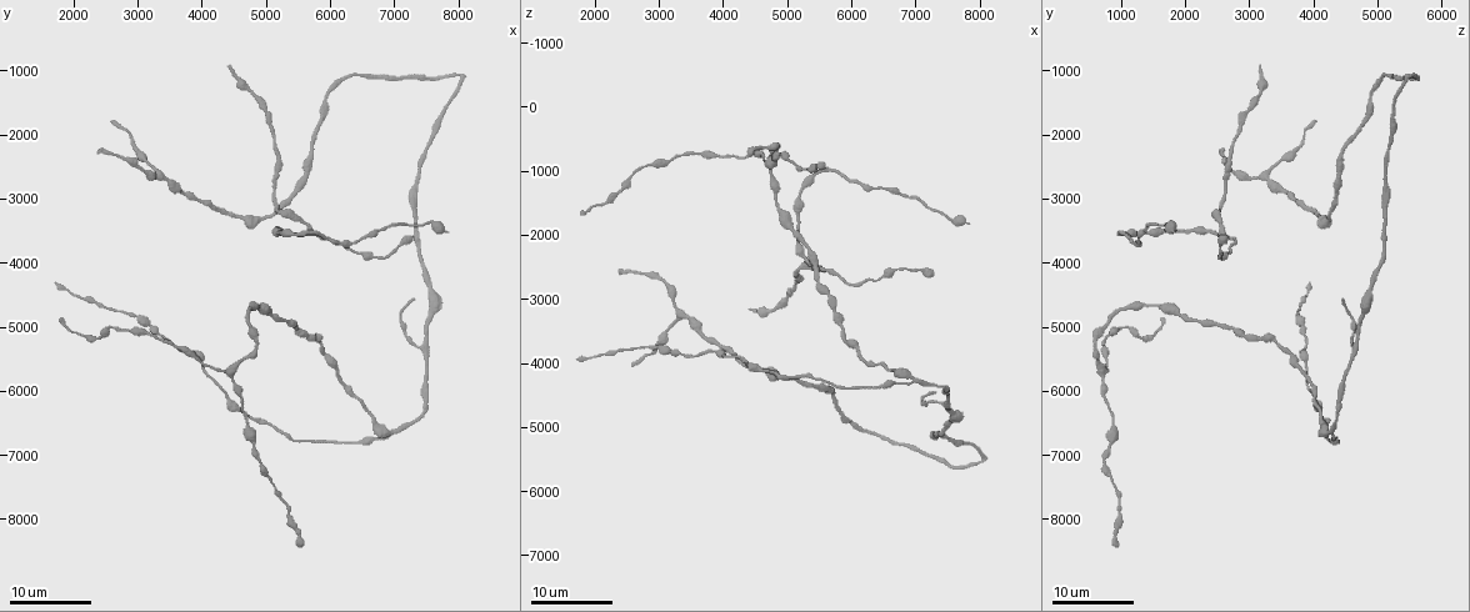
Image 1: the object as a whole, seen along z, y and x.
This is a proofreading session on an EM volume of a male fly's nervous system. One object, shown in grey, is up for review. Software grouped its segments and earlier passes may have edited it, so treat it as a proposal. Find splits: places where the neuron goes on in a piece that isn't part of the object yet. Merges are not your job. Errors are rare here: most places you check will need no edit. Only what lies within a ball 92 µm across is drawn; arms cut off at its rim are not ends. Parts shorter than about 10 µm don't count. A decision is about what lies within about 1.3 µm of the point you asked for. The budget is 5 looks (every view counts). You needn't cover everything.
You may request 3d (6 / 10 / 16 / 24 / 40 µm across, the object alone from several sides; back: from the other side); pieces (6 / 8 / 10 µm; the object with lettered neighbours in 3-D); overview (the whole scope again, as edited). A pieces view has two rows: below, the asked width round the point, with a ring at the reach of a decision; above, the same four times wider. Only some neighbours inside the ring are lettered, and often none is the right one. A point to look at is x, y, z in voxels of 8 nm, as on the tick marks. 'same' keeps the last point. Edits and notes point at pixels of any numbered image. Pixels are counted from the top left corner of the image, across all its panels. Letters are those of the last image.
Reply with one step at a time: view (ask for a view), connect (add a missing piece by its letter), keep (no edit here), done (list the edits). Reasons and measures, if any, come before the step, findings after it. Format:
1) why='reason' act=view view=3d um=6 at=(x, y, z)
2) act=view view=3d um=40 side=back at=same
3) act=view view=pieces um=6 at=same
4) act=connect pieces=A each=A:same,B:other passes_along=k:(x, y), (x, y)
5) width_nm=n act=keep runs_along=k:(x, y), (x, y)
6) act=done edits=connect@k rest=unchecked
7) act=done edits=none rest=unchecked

why='free end' act=view view=3d um=24 at=(1800, 4850, 1650)

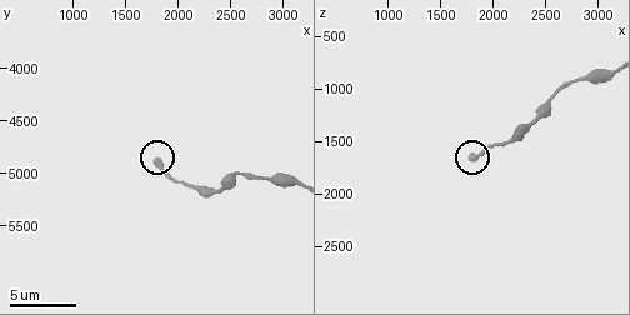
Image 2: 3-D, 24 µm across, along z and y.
why='see the neighbours' act=view view=pieces um=8 at=(1820, 4860, 1640)

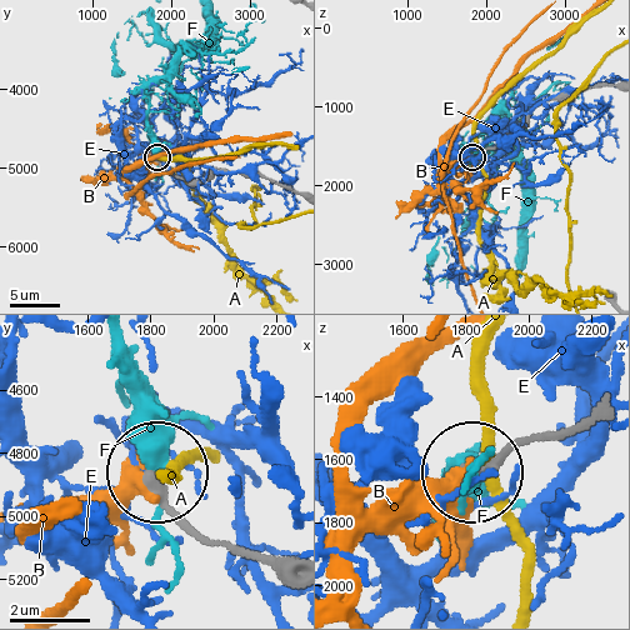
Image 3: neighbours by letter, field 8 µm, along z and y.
act=keep each=A:other,B:other,E:other,F:other found='no lettered piece goes on from it'

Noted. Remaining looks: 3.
why='branch stops here' act=view view=3d um=24 at=(7300, 3600, 2600)

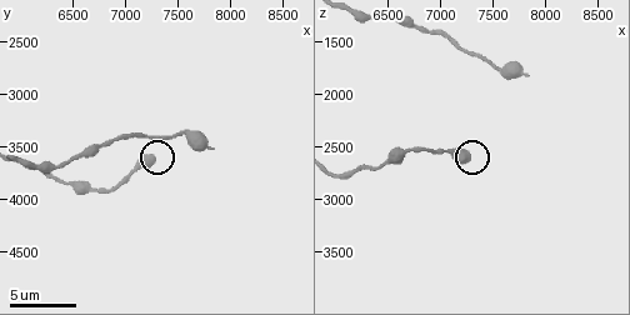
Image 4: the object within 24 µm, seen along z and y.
act=view view=pieces um=6 at=(7240, 3600, 2600)

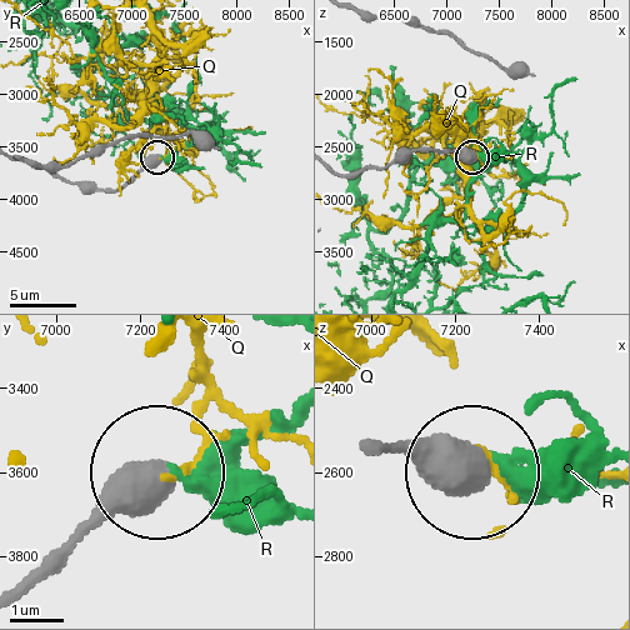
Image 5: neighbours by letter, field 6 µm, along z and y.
act=keep each=Q:other,R:other found='none of them fits'

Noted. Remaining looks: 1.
act=done edits=none rest=unchecked

